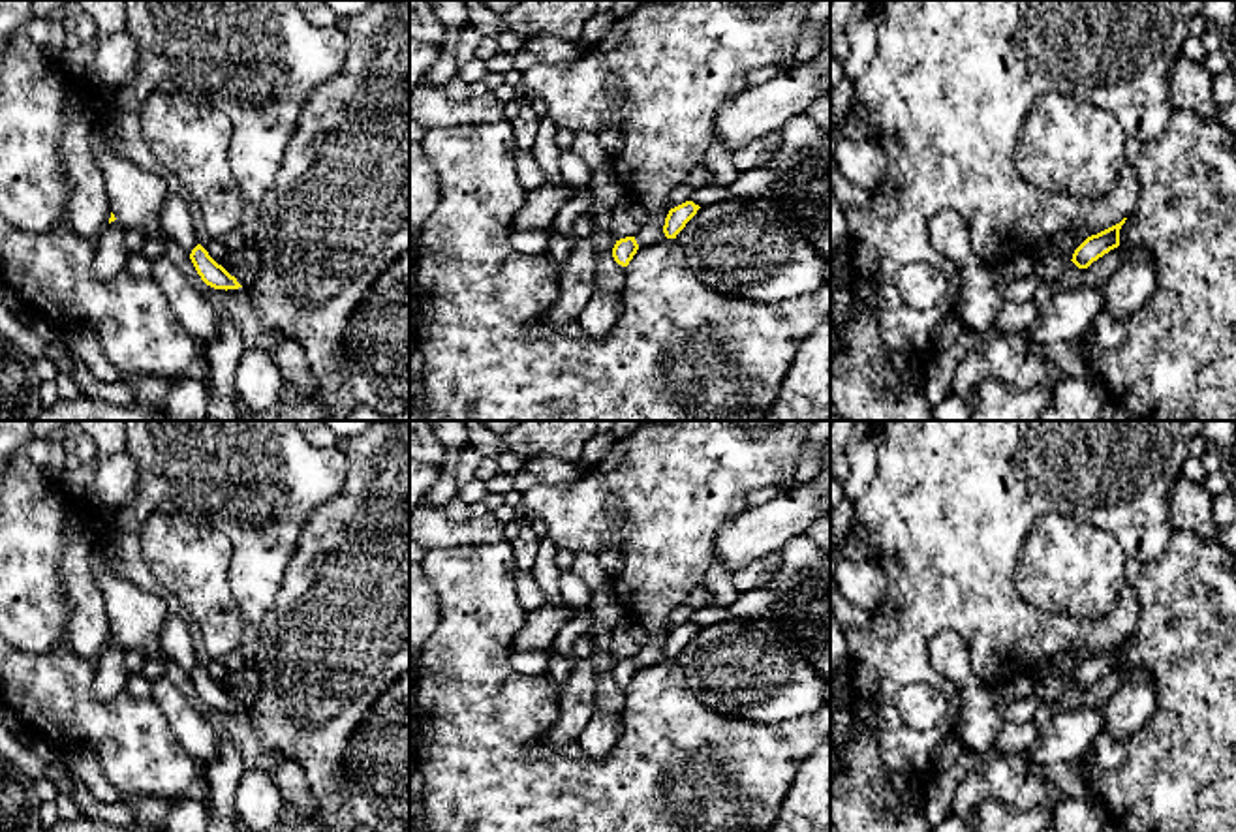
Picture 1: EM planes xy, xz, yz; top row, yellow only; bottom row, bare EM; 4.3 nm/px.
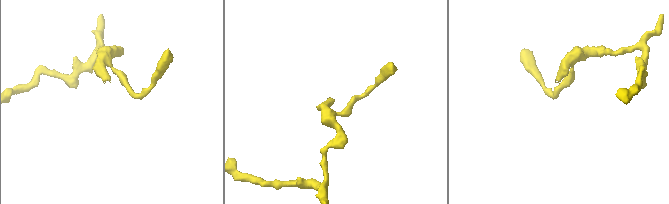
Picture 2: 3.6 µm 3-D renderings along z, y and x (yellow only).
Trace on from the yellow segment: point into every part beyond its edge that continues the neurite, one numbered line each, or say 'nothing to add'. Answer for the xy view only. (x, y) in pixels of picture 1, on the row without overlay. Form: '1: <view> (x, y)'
1: xy (111, 675)

